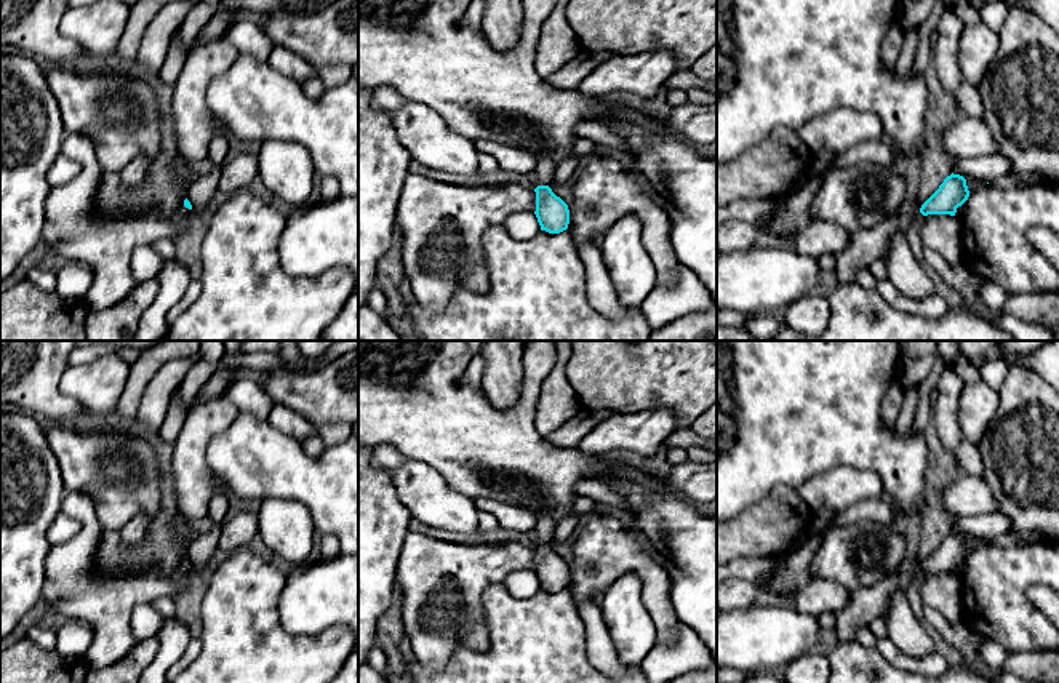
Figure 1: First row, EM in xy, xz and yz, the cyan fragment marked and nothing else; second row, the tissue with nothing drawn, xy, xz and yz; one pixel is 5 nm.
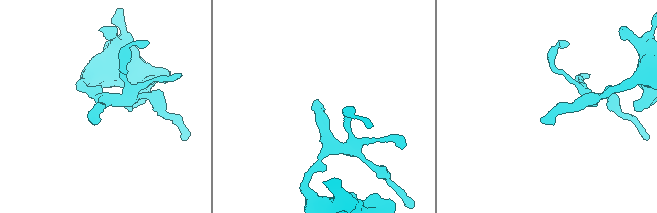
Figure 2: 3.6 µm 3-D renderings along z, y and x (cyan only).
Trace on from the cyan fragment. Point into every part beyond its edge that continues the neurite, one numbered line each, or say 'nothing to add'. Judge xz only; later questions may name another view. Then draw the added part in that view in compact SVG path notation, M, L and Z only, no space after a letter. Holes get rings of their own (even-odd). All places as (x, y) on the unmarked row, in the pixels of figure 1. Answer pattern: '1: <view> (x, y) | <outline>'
1: xz (544, 528) | M541 517L534 526L536 537L539 544L550 544L553 541L557 523L552 517Z

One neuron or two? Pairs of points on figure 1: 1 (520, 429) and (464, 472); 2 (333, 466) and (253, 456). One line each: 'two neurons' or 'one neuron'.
1: one neuron
2: one neuron

